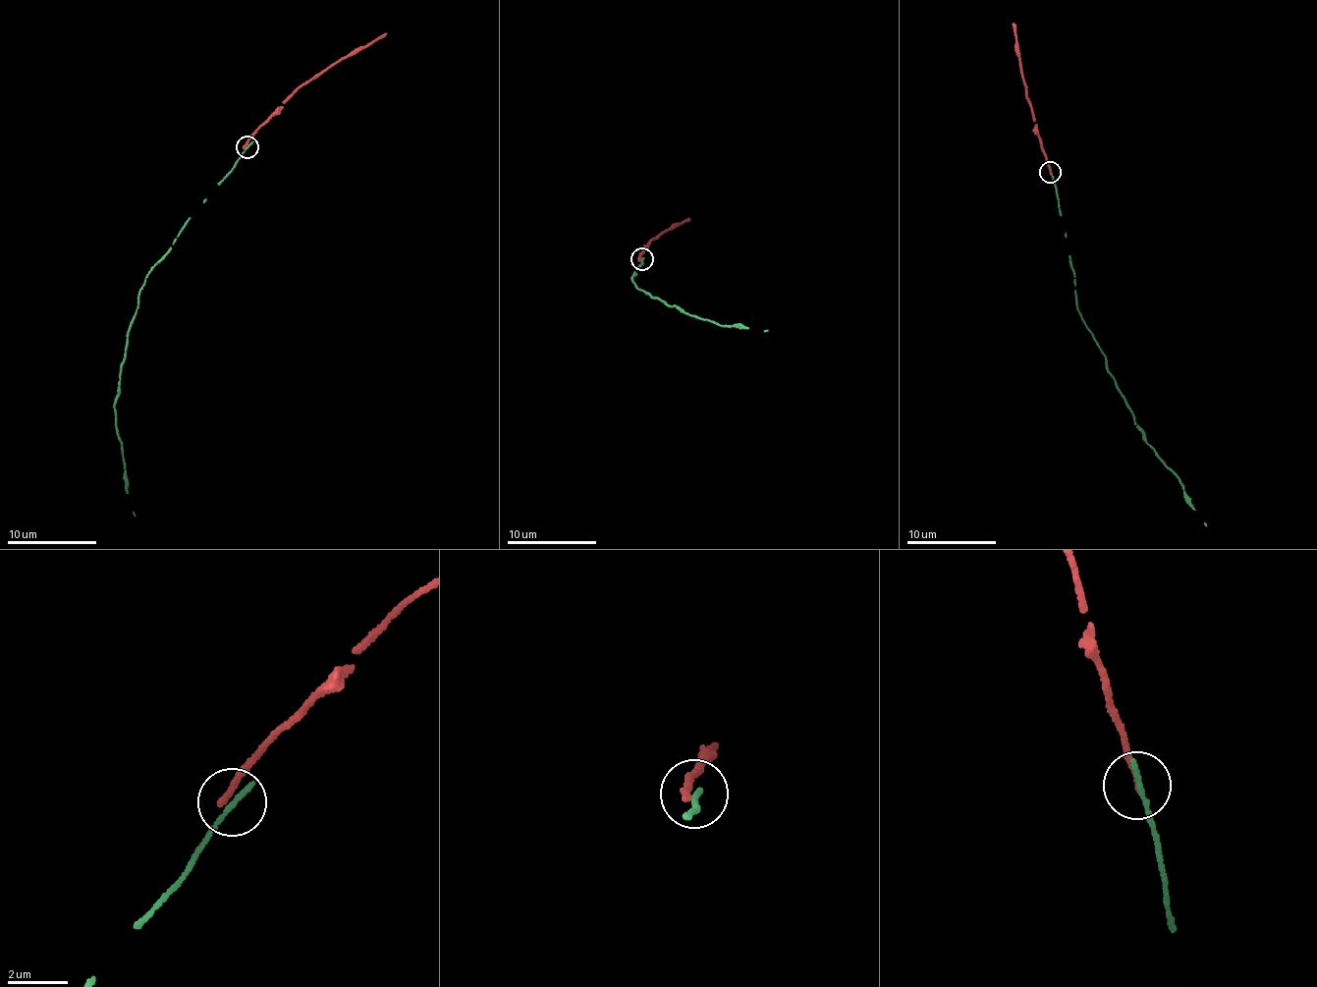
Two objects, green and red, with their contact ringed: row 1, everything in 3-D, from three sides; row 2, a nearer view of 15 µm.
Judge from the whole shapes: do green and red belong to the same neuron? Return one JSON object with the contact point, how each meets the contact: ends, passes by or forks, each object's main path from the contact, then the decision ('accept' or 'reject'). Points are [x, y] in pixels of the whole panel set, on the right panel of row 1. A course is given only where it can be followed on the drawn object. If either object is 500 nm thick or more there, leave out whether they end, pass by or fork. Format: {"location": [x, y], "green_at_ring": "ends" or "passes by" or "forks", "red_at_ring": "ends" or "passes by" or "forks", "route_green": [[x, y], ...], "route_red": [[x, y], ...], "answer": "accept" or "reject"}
{"location": [1050, 172], "green_at_ring": "ends", "red_at_ring": "ends", "route_green": [[1049, 172], [1071, 259], [1076, 305], [1085, 326], [1145, 442], [1179, 479], [1185, 502], [1206, 525]], "route_red": [[1051, 172], [1026, 90], [1012, 23]], "answer": "reject"}

